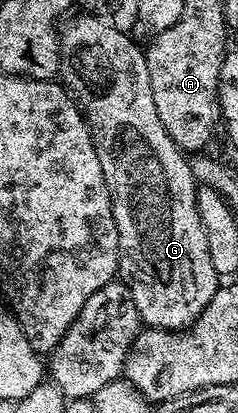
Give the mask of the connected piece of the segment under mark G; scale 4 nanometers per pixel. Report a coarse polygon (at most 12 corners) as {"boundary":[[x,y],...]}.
{"boundary":[[92,16],[59,78],[93,134],[146,327],[219,288],[144,49]]}

